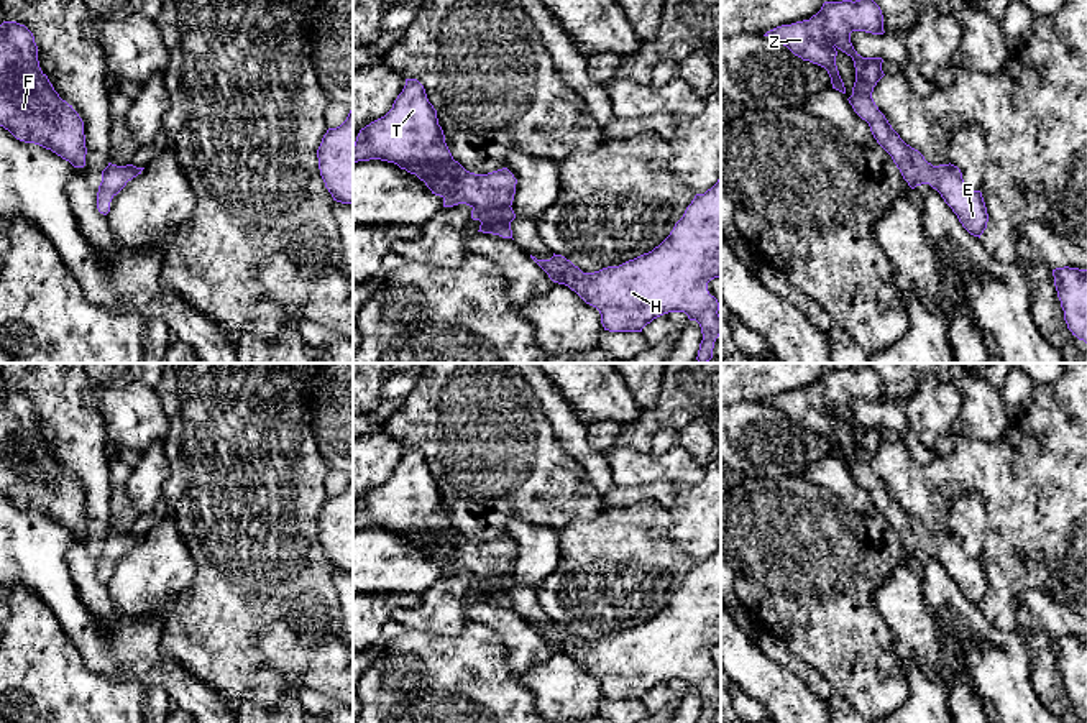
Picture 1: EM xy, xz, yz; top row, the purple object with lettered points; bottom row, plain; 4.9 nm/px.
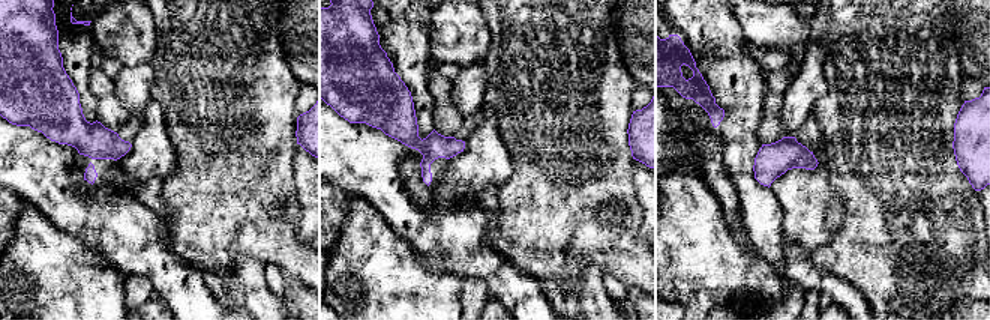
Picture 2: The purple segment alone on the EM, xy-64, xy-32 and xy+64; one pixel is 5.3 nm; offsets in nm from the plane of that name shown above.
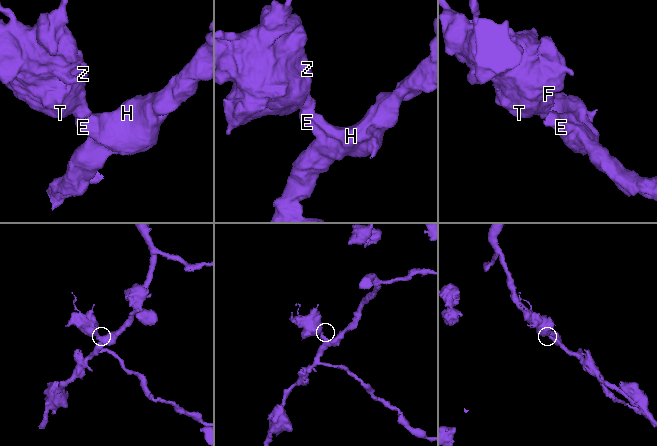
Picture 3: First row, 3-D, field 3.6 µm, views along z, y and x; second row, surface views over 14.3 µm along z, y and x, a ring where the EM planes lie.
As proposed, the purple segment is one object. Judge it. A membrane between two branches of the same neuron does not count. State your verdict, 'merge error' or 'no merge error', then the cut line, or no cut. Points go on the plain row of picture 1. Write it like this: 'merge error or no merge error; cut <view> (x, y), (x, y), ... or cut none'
no merge error; cut none

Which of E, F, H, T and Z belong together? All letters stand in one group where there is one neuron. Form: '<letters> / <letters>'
E F H T Z

